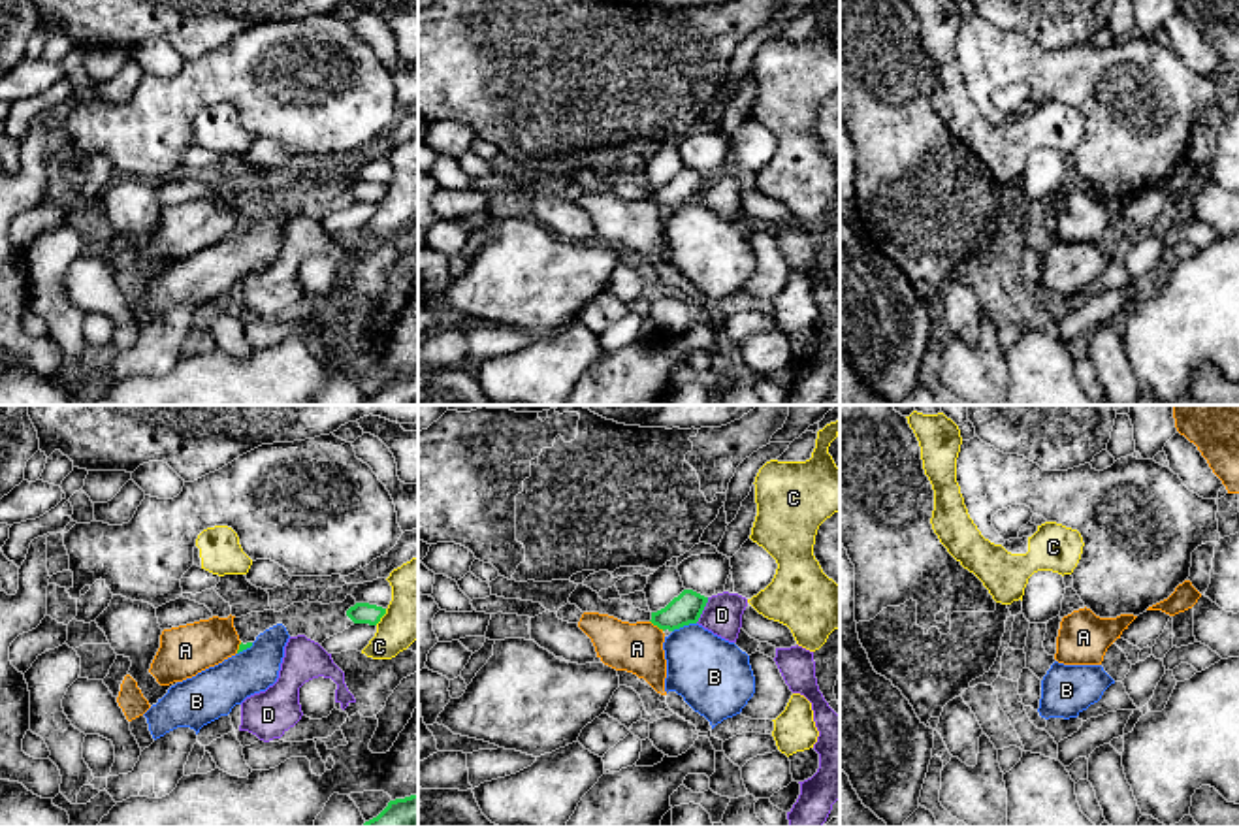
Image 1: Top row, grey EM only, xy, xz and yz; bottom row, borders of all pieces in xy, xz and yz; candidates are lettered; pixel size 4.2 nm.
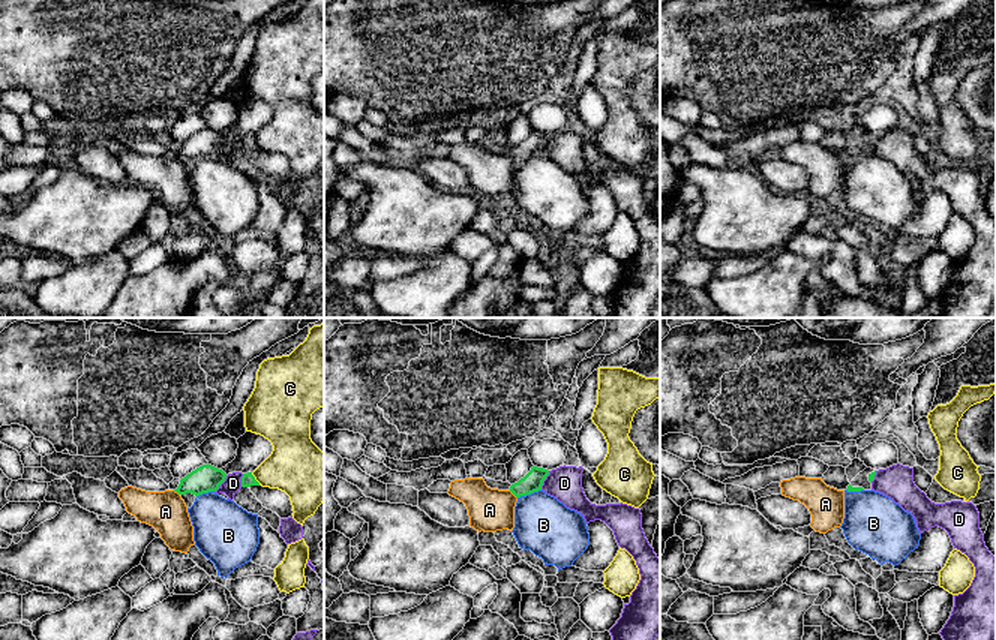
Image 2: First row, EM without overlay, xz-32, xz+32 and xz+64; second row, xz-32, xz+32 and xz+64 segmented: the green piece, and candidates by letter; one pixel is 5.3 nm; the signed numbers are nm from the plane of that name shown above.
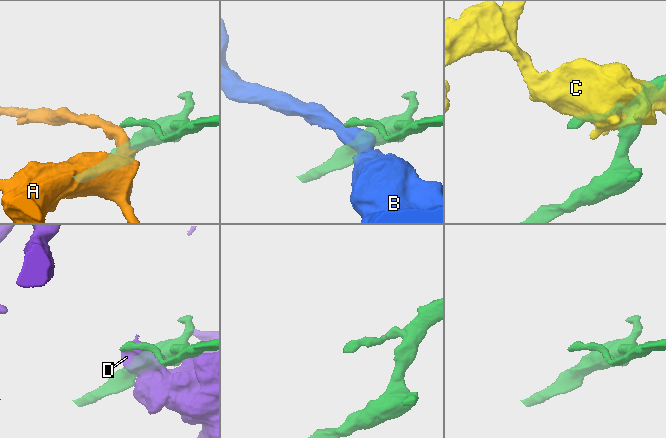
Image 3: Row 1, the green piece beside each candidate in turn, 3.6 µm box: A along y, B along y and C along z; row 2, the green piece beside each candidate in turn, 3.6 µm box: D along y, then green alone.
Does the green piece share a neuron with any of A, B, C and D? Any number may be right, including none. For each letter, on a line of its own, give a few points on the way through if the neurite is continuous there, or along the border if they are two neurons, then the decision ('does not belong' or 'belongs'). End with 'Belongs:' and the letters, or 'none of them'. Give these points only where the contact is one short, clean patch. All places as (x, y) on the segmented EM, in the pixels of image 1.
A: along xz (650, 620), (663, 630) | does not belong
B: along xz (695, 622), (673, 632) | does not belong
C: does not belong
D: does not belong
Belongs: none of them

